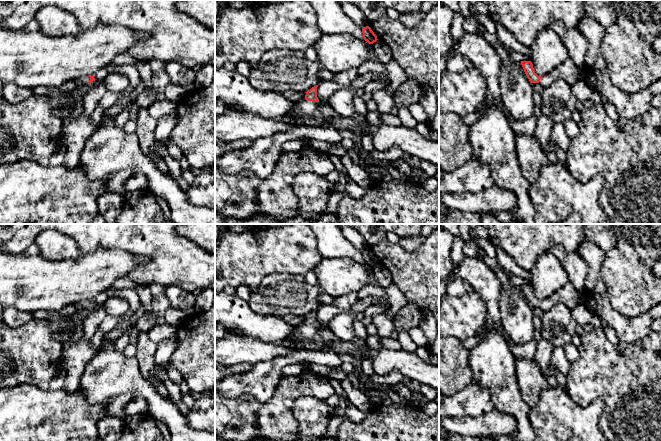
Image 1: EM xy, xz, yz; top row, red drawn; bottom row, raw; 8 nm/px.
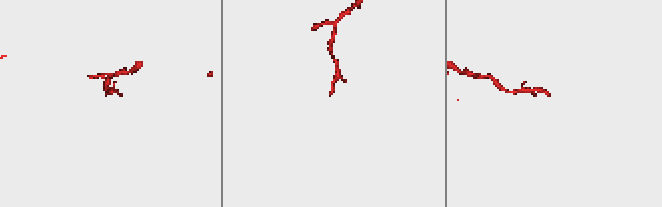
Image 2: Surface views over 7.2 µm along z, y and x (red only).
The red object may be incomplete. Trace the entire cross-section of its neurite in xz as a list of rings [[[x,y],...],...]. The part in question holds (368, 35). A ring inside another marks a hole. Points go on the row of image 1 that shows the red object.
[[[369,26],[363,27],[362,33],[364,40],[367,41],[369,44],[373,44],[378,40],[377,36],[374,34]]]

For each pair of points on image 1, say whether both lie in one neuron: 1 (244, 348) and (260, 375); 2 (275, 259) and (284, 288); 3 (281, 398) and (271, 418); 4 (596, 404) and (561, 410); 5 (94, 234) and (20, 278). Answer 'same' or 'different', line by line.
1: different
2: different
3: same
4: same
5: different

